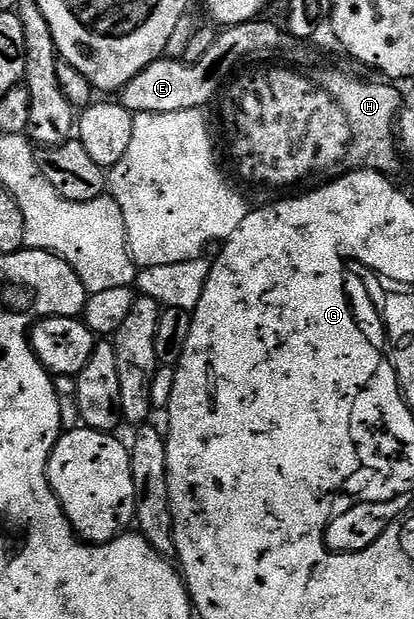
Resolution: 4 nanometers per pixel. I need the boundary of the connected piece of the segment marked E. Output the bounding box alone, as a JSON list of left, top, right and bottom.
[121,21,289,115]

